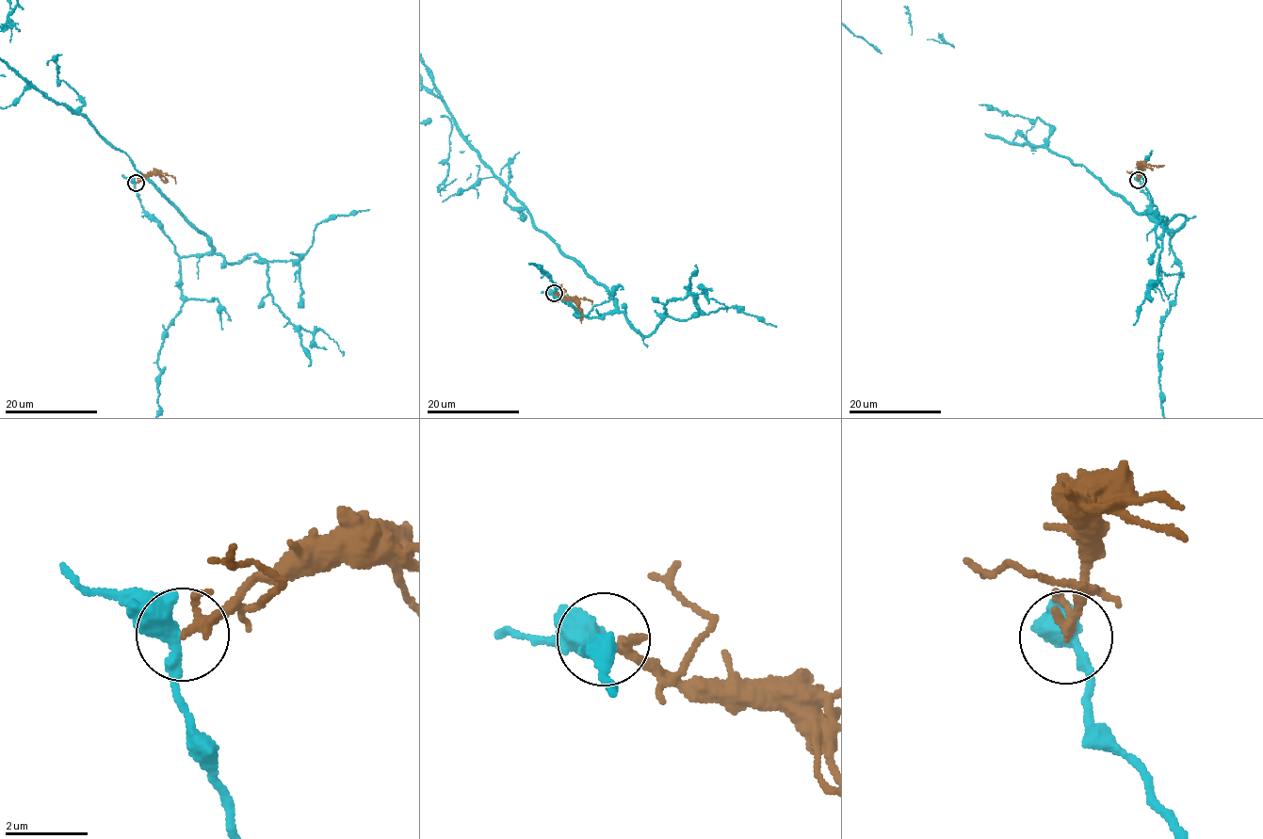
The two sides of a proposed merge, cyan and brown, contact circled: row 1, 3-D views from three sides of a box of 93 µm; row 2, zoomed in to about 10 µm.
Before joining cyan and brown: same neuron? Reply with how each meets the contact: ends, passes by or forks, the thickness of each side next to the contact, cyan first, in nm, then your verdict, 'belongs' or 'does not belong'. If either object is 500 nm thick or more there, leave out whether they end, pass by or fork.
cyan passes by; brown passes by; calibres 400 and 170 nm; does not belong

